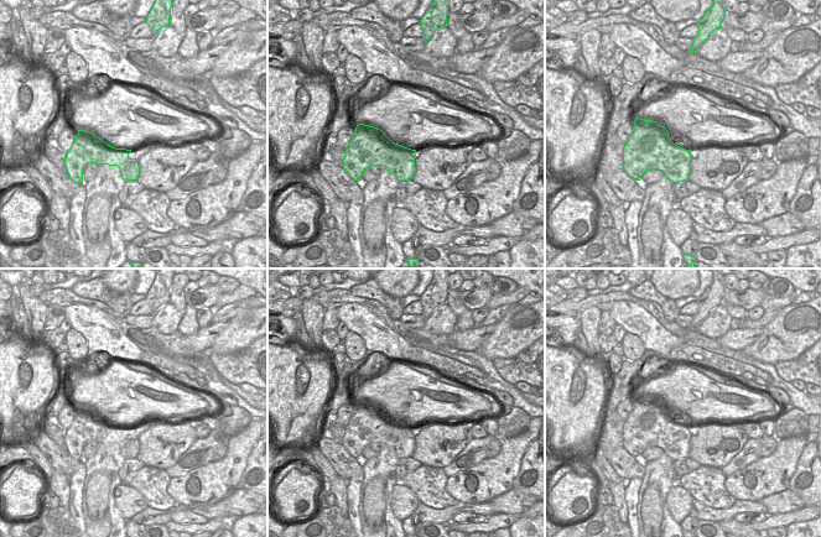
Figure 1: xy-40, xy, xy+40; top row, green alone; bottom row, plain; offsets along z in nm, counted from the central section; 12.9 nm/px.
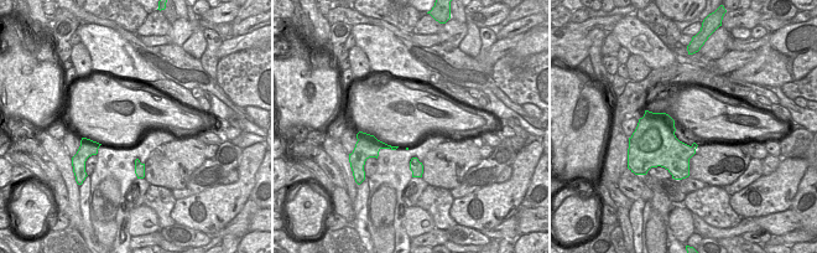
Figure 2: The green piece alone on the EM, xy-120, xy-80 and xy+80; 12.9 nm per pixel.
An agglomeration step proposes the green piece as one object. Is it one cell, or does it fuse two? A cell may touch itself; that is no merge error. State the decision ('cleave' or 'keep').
cleave

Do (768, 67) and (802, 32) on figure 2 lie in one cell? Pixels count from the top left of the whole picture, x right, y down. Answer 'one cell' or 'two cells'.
one cell

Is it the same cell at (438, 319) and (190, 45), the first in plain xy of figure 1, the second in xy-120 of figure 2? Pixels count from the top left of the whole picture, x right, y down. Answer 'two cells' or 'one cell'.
two cells

